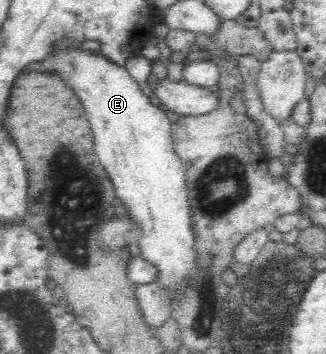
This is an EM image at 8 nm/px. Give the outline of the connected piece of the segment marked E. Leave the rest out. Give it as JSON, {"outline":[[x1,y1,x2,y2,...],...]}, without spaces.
{"outline":[[59,37,51,46,50,53,47,55,46,63,50,70,53,70,57,73,62,81,69,86,76,97,83,103,85,110,87,110,86,114,89,114,89,122,91,122,91,130,93,130,93,136,95,136,95,154,97,154,97,158,101,160,101,164,105,166,105,170,107,170,107,174,111,176,111,180,113,180,113,186,115,186,115,192,117,192,117,197,120,198,121,202,123,202,127,207,129,207,129,215,133,215,133,219,137,219,141,225,143,225,143,236,141,236,141,240,139,240,139,248,140,248,140,256,145,260,149,260,153,265,158,267,157,278,155,280,159,281,159,283,163,283,163,285,167,285,169,289,171,289,171,294,174,292,174,288,181,282,184,281,192,272,195,272,195,253,193,253,192,242,194,241,194,236,192,236,191,230,191,221,190,221,190,206,187,198,187,184,186,178,184,175,184,167,183,163,179,161,177,155,173,151,173,140,171,137,172,132,172,124,167,116,166,111,162,111,159,107,153,105,141,88,139,84,129,75,129,72,125,69,125,65,119,65,111,59,105,57,105,55,98,51,89,51,83,50,83,46,81,43,69,43,67,41,67,37]]}

